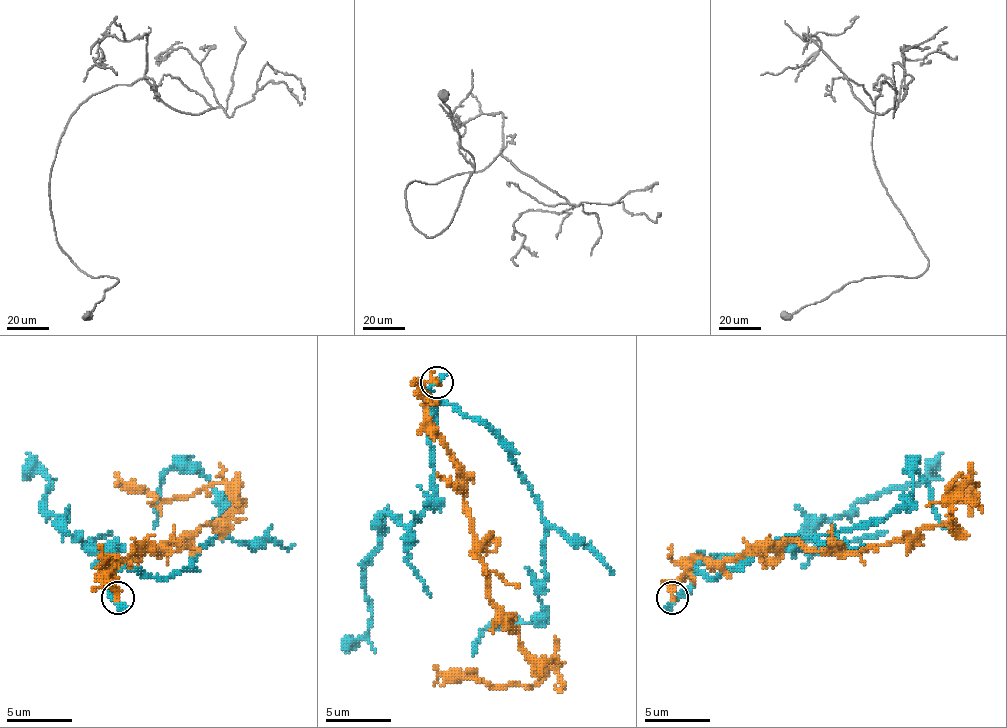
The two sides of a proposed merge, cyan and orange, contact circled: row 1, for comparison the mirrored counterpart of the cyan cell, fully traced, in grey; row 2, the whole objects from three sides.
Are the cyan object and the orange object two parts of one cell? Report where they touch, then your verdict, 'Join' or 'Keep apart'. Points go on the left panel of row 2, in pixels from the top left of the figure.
Place: (117, 598). Keep apart

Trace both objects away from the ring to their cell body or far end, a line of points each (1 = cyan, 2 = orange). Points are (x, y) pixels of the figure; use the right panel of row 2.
1: (671, 600), (691, 584), (694, 567), (720, 577), (776, 541), (877, 525), (903, 502), (916, 469), (946, 528)
2: (671, 597), (710, 558), (786, 541), (851, 554), (946, 525), (975, 473)

